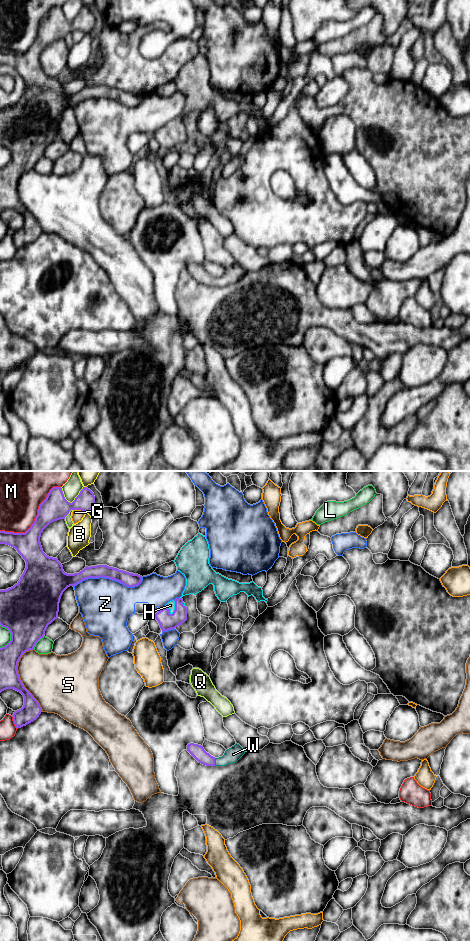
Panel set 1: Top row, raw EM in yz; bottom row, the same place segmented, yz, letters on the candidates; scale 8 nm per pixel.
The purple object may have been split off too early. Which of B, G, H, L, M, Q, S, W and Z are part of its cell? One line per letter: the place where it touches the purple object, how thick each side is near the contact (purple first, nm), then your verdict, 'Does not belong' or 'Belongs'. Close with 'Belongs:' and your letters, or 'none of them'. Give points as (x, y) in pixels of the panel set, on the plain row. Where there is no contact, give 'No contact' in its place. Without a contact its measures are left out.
B: Touches purple at yz (87, 32). Thickness 190 nm (purple) against 180 nm. Does not belong
G: Touches purple at yz (79, 29). Thickness 200 nm (purple) against 90 nm. Does not belong
H: Touches purple at yz (175, 127). Thickness 140 nm (purple) against 70 nm. Belongs
L: Touches purple at yz (37, 161). Thickness 400 nm (purple) against 130 nm. Does not belong
M: Touches purple at yz (35, 38). Thickness 200 nm (purple) against 320 nm. Does not belong
Q: Touches purple at yz (69, 22). Thickness 200 nm (purple) against 140 nm. Does not belong
S: Touches purple at yz (19, 198). Thickness 160 nm (purple) against 400 nm. Does not belong
W: Touches purple at yz (214, 282). Thickness 110 nm (purple) against 120 nm. Belongs
Z: Touches purple at yz (109, 98). Thickness 110 nm (purple) against 420 nm. Does not belong
Belongs: H, W

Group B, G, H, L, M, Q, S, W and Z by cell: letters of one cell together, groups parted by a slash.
B / G / H W / L / M / Q / S / Z

